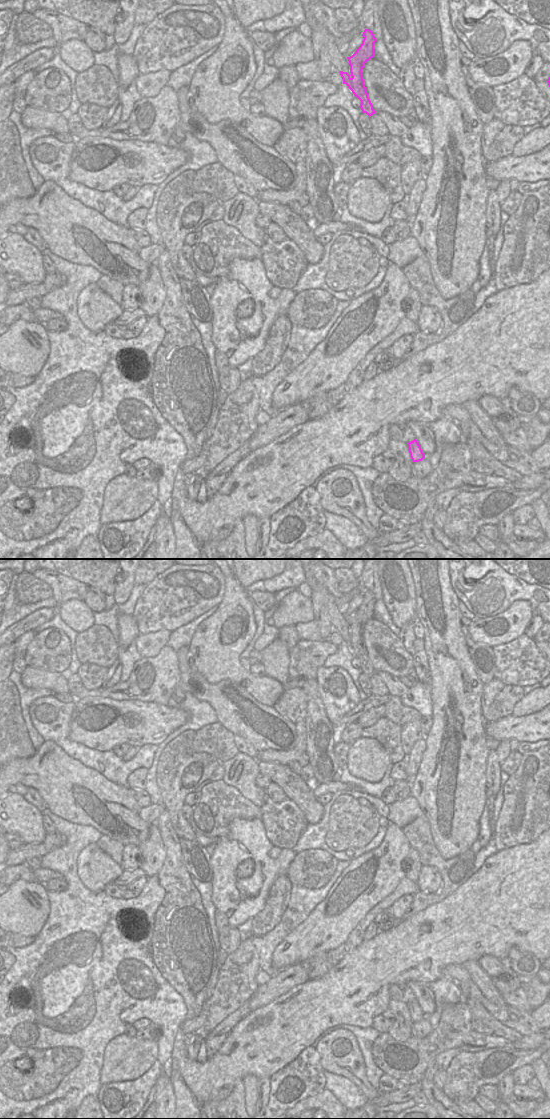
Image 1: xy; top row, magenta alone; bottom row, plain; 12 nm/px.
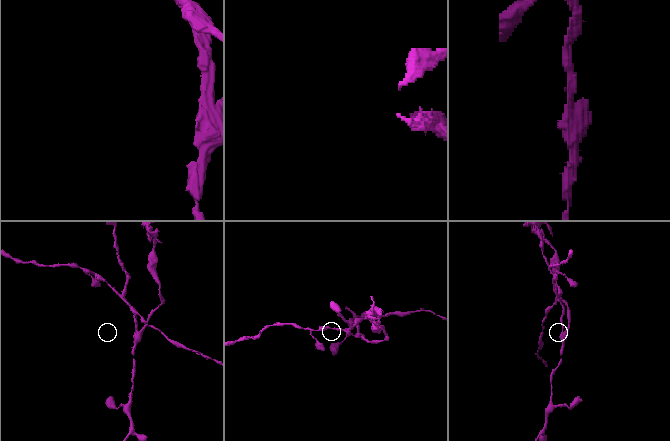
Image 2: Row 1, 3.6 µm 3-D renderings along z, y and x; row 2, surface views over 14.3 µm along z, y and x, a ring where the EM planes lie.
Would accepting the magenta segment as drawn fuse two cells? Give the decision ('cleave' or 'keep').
cleave

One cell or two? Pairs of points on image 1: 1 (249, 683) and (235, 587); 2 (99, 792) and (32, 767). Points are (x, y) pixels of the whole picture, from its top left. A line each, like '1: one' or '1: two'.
1: one
2: one

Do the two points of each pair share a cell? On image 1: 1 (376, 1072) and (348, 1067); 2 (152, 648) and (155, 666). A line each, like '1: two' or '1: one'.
1: two
2: two

